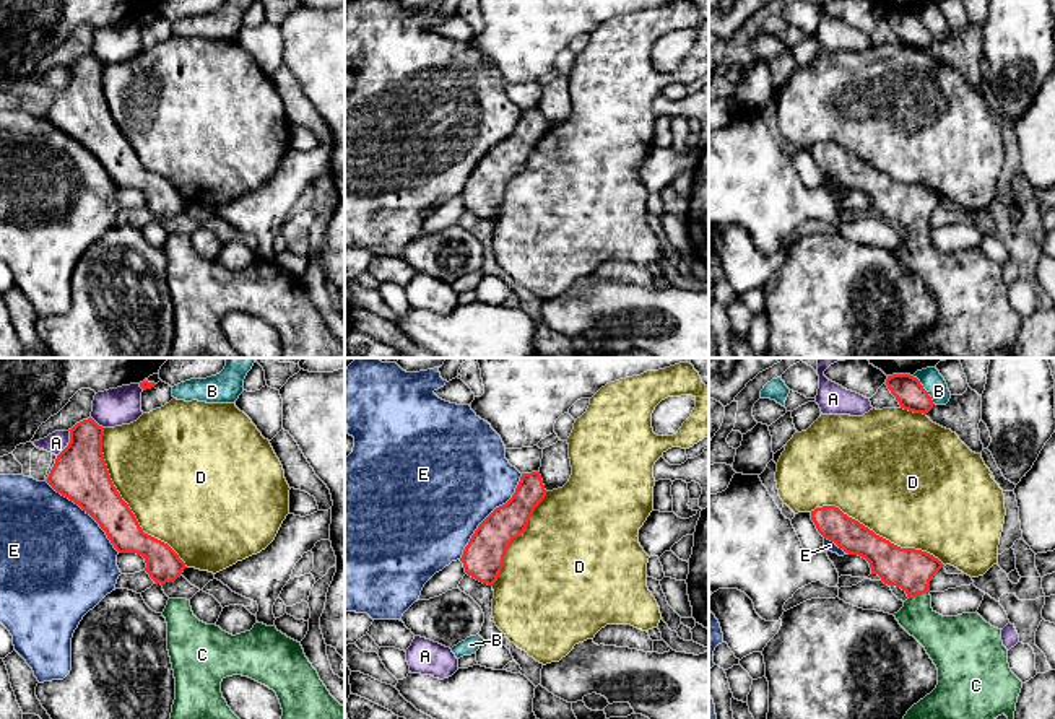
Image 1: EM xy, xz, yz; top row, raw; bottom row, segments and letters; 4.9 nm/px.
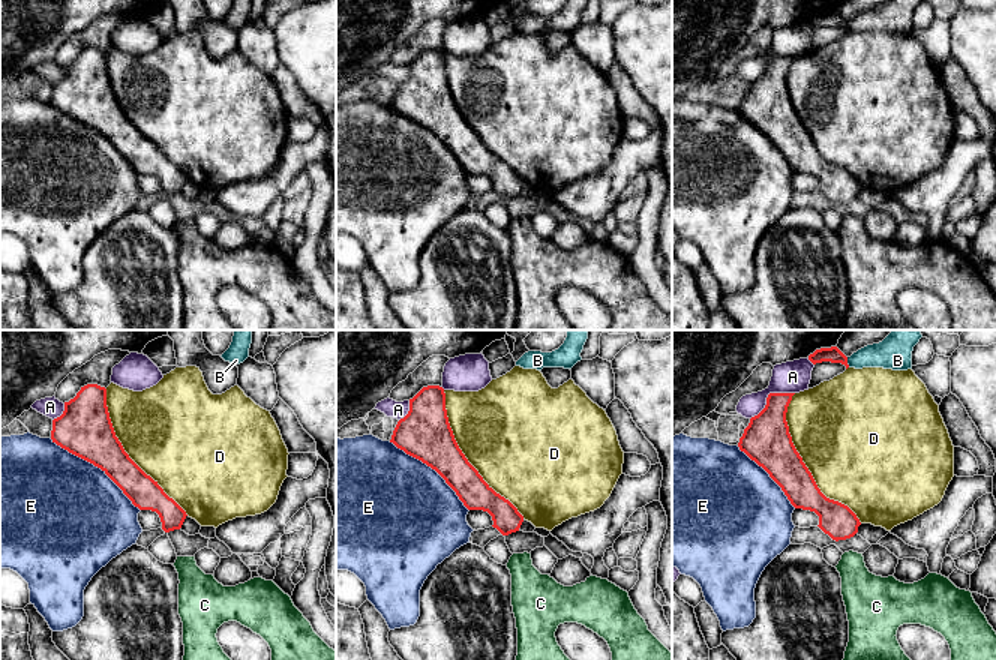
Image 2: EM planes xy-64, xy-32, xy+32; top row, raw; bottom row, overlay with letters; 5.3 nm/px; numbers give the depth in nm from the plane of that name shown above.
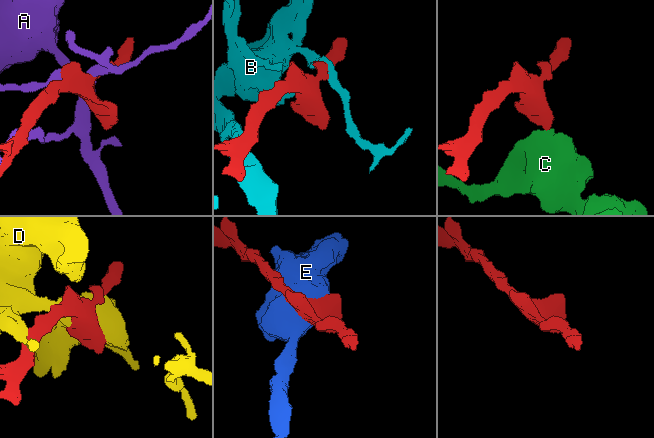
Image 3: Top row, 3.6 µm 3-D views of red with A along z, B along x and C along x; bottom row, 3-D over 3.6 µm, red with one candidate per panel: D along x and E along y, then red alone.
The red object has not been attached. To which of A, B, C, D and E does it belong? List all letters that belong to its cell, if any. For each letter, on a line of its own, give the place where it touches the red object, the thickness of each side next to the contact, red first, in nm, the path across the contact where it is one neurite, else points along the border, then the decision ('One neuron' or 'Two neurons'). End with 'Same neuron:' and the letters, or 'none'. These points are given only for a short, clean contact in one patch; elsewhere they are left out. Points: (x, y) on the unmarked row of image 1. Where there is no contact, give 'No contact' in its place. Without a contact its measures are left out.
A: Touches red at xy (69, 78). Thickness 280 nm (red) against 100 nm. Two neurons
B: Touches red at yz (924, 25). Thickness 150 nm (red) against 110 nm. Two neurons
C: Touches red at yz (919, 230). Thickness 200 nm (red) against 220 nm. Path across: yz (911, 205), (919, 230), (919, 249), (943, 274). One neuron
D: Touches red at xy (125, 139). Thickness 260 nm (red) against 500 nm. Two neurons
E: Touches red at xz (490, 150). Thickness 200 nm (red) against 500 nm. Two neurons
Same neuron: C

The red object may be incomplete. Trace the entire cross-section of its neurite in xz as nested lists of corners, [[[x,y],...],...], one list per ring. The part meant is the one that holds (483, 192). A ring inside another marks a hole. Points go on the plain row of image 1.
[[[540,107],[522,109],[512,133],[496,143],[475,166],[460,197],[465,208],[493,221],[504,200],[510,177],[520,172],[546,125]]]

